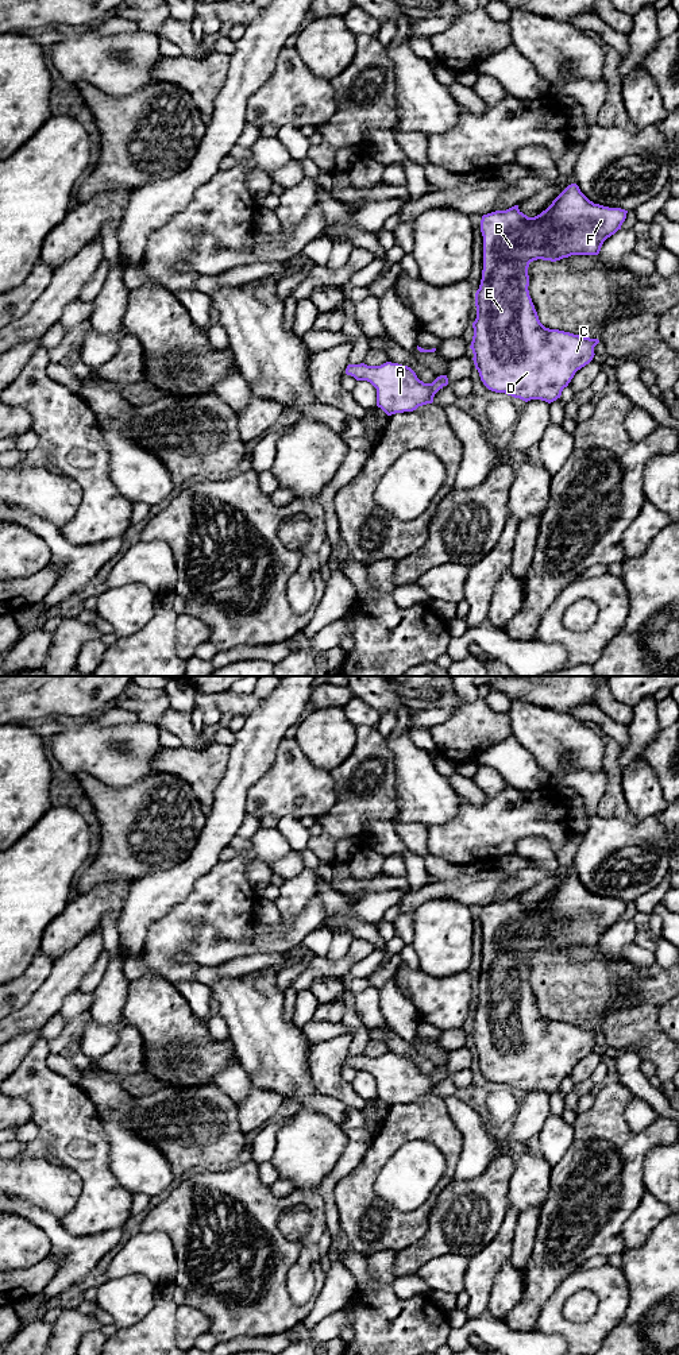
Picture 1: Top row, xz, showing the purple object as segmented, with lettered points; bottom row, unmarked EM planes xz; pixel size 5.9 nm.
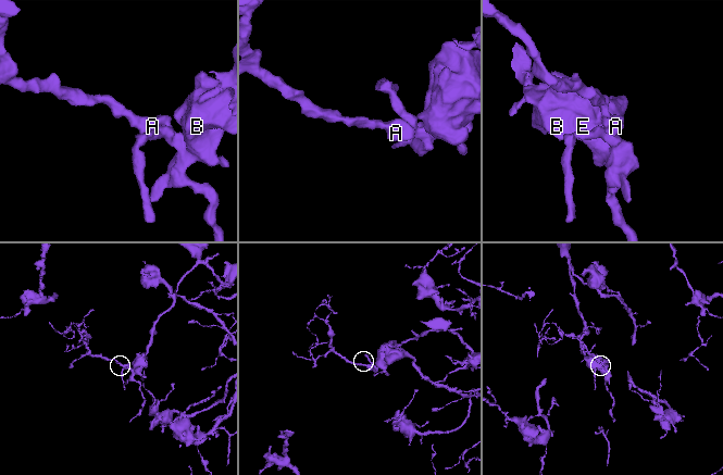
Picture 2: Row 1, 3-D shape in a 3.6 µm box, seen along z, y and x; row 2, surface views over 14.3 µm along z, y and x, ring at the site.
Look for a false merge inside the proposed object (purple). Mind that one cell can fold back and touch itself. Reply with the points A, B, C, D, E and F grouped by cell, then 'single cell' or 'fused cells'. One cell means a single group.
groups A B C D E F; single cell

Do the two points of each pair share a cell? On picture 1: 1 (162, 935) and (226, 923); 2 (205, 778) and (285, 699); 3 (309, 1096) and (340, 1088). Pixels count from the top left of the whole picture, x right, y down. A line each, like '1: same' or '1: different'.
1: same
2: different
3: different

